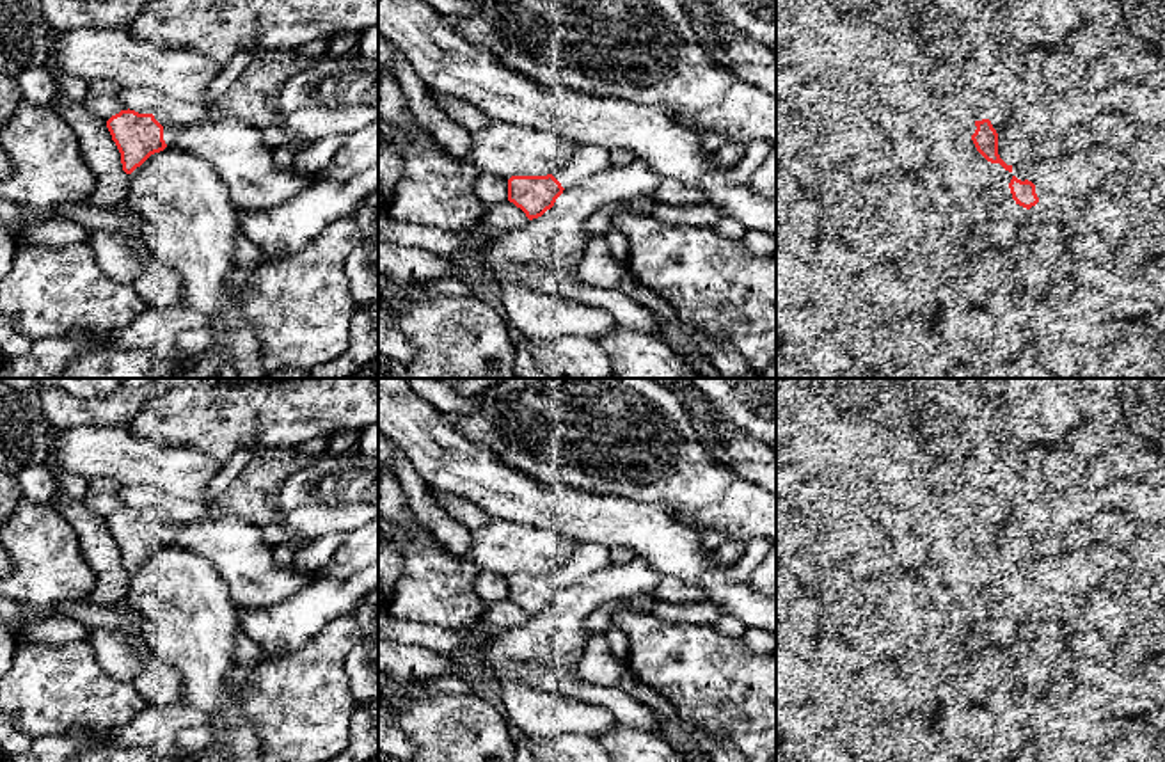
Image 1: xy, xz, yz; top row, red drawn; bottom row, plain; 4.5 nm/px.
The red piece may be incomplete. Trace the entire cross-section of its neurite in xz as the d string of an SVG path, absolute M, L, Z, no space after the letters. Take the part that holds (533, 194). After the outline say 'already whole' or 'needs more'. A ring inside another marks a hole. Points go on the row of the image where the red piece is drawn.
M579 146L574 156L554 174L511 176L508 179L508 201L520 208L529 220L551 210L565 188L574 187L611 167L609 151L598 146Z; needs more

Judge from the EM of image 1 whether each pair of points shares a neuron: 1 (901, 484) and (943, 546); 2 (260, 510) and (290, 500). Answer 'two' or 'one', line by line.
1: two
2: two

